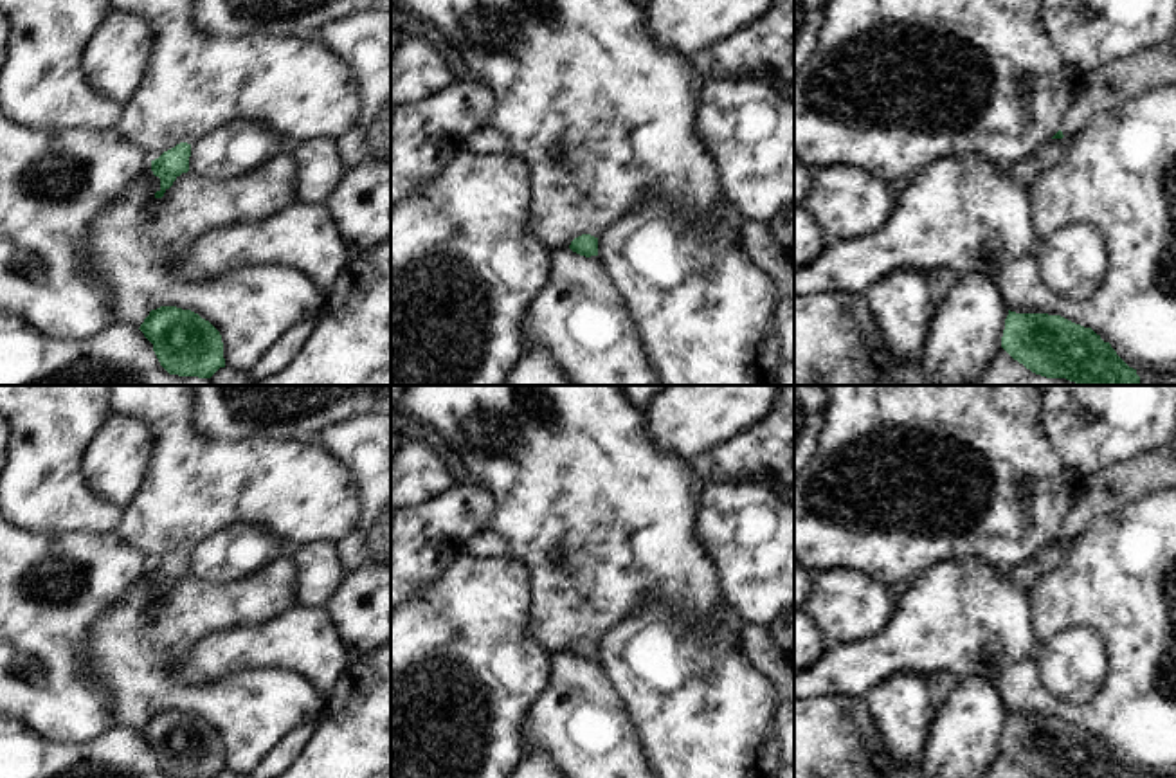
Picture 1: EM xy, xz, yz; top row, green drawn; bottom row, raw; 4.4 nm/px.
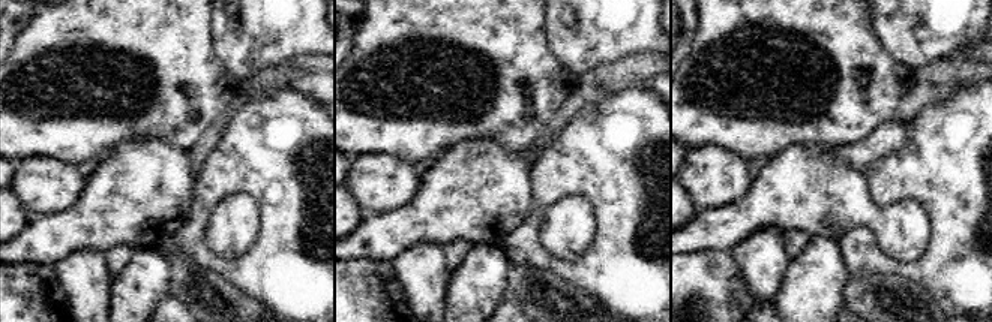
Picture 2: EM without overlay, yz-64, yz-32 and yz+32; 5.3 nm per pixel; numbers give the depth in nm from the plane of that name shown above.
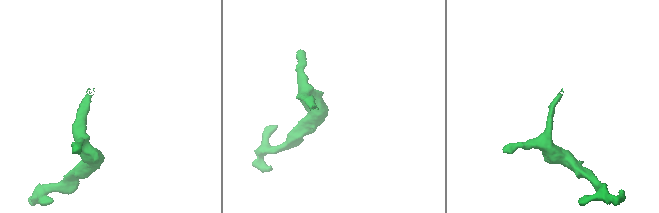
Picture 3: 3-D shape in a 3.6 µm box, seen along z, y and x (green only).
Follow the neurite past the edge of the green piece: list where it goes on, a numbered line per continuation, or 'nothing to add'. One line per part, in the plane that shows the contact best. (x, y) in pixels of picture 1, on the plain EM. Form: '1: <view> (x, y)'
1: yz (1108, 492)

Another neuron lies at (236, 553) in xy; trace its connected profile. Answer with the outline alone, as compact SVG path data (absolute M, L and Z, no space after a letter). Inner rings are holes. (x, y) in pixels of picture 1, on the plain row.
M247 526L222 529L191 549L189 576L214 587L249 580L277 558L294 569L295 605L326 609L340 589L337 544L295 546Z

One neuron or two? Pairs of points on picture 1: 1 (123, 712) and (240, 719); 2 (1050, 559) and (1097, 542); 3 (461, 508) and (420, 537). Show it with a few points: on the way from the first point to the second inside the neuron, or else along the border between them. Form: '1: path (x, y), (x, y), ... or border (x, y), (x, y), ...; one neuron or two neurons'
1: path (152, 697), (204, 697), (211, 701); one neuron
2: border (1072, 541), (1070, 560), (1040, 580); two neurons
3: path (451, 519), (431, 533); one neuron

